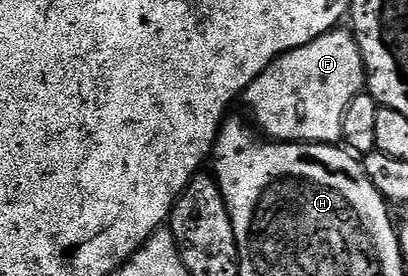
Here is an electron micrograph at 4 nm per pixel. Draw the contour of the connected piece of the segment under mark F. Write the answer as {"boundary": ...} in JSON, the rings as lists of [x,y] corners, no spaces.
{"boundary":[[[344,27],[331,29],[318,39],[306,43],[302,47],[292,49],[289,53],[284,53],[281,57],[271,61],[250,83],[250,87],[242,94],[242,101],[252,108],[251,120],[255,128],[259,130],[265,138],[274,141],[311,141],[324,145],[332,145],[339,142],[344,136],[342,131],[342,119],[346,107],[359,93],[365,92],[366,74],[364,72],[364,60],[360,54],[360,48],[356,42],[356,34]]]}

